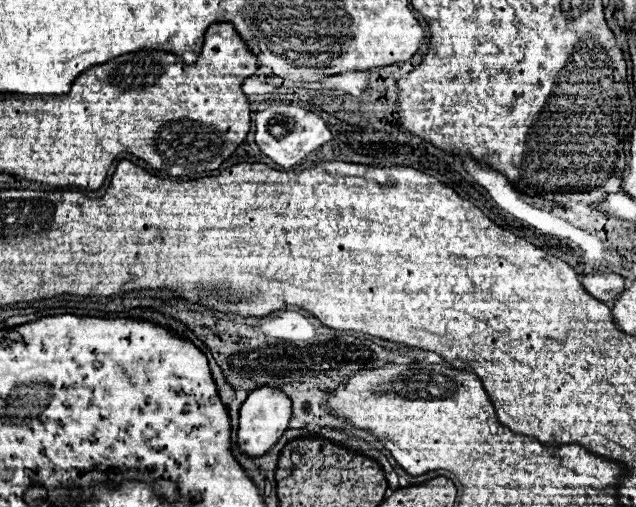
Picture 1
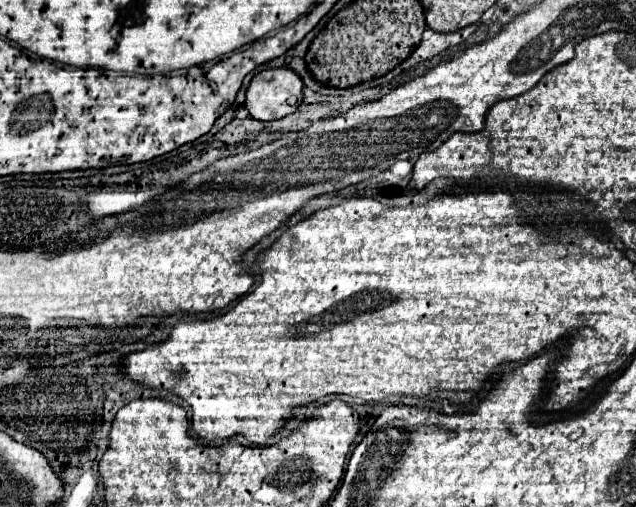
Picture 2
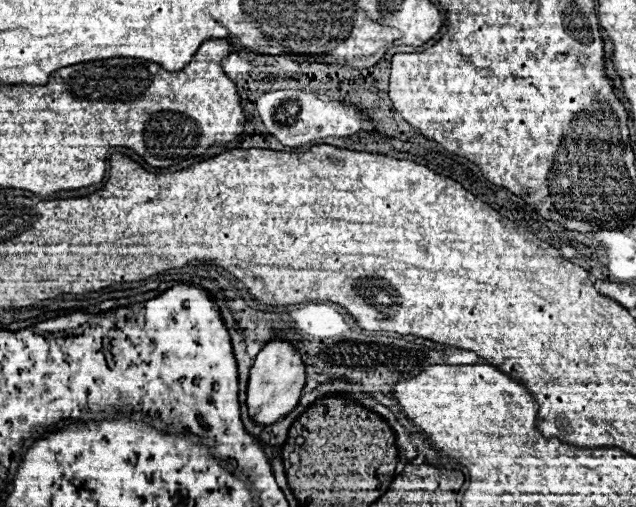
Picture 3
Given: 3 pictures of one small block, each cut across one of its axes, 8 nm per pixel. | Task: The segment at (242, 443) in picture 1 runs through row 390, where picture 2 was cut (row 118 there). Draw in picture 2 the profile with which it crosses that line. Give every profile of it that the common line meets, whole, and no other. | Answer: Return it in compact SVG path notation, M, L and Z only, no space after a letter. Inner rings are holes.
M288 68L262 70L252 78L244 106L254 120L280 120L300 106L302 88L300 76Z

